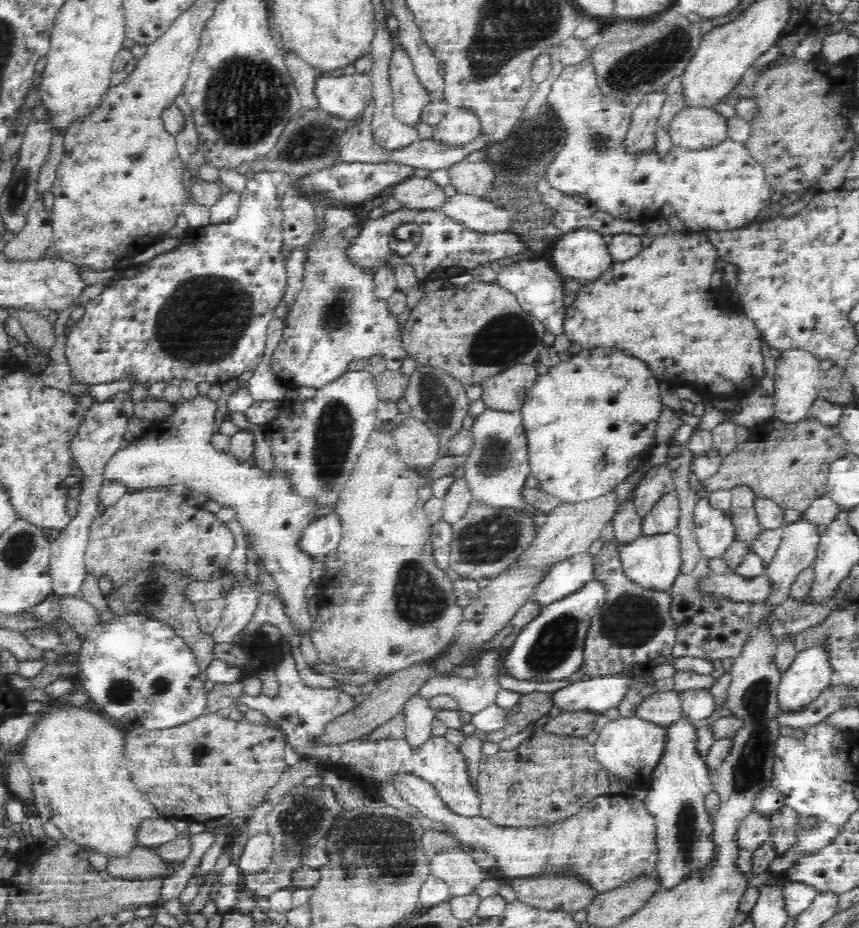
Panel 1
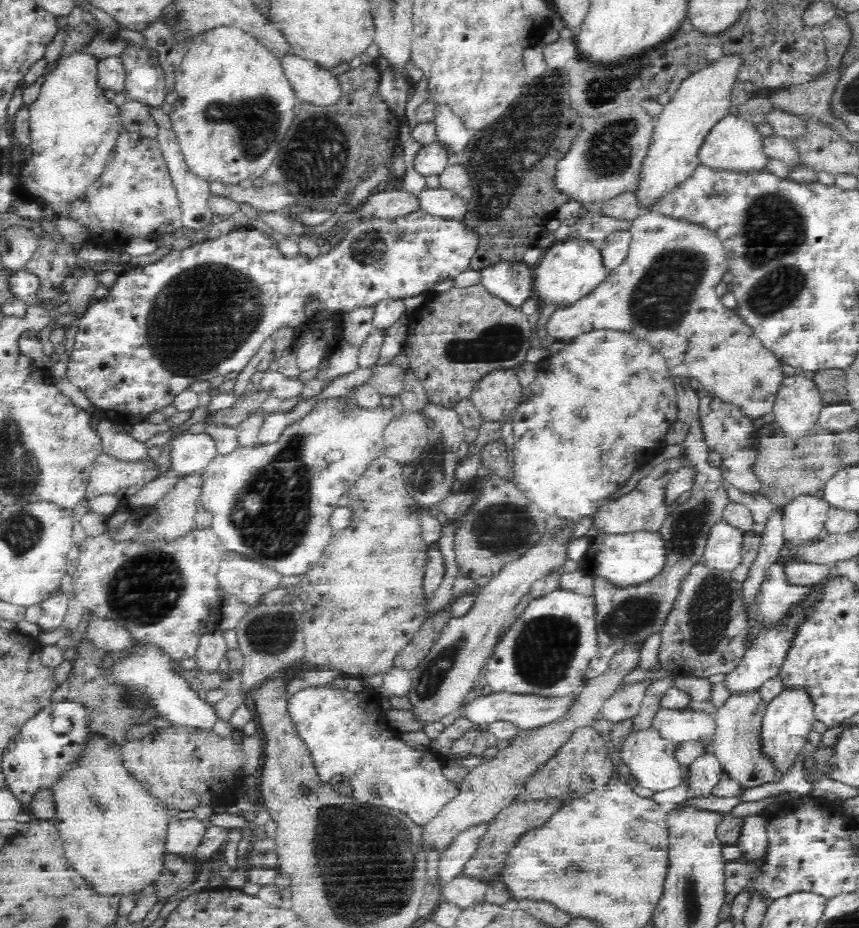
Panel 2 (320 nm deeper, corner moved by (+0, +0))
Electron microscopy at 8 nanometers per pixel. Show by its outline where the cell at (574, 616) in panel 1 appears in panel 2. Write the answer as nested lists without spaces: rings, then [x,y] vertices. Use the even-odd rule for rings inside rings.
[[[557,588],[548,596],[530,600],[524,612],[500,638],[483,674],[492,692],[568,696],[586,681],[585,672],[599,644],[595,596]]]

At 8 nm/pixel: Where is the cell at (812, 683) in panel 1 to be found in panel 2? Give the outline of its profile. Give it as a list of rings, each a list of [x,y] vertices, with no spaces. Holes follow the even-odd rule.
[[[784,687],[776,698],[768,702],[762,726],[762,751],[775,762],[780,775],[786,774],[797,761],[796,756],[802,752],[807,743],[814,721],[816,721],[815,705],[806,687]]]

